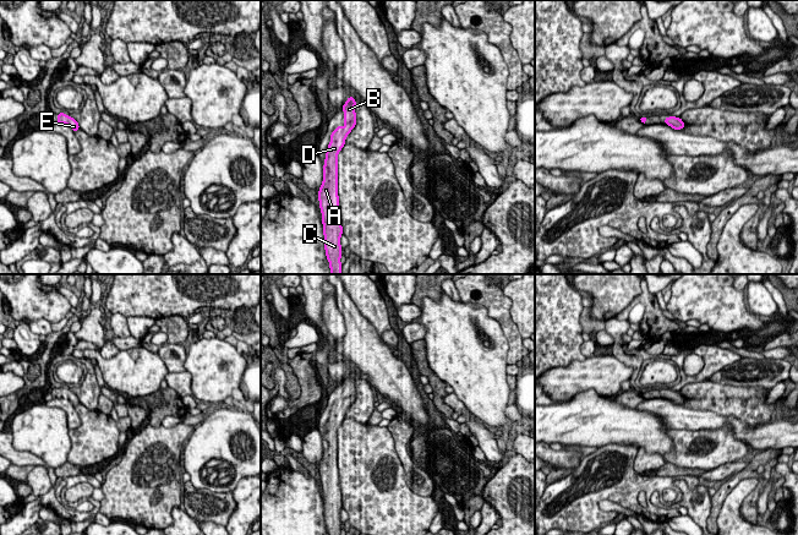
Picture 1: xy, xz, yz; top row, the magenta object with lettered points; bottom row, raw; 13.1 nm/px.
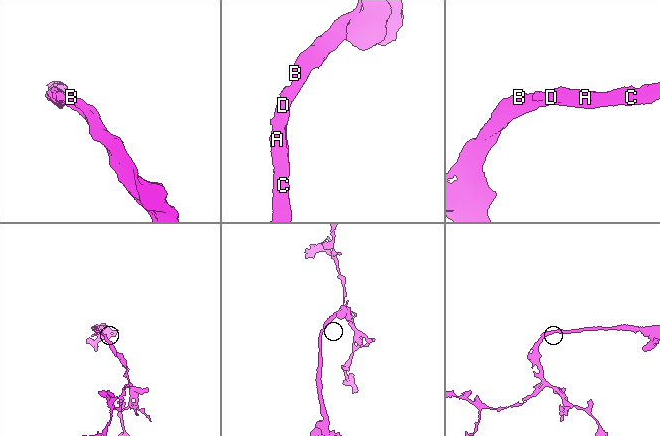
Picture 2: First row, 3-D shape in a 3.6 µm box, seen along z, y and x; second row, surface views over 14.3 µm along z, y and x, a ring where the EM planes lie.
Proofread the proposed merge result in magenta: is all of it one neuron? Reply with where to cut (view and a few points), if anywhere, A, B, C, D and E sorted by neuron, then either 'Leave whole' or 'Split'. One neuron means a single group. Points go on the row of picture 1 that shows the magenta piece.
No split. Groups: A B C D E. Leave whole

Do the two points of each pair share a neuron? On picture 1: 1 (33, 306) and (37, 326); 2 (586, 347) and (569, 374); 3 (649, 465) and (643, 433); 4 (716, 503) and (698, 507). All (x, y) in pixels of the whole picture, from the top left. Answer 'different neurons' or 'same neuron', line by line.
1: different neurons
2: different neurons
3: different neurons
4: different neurons

